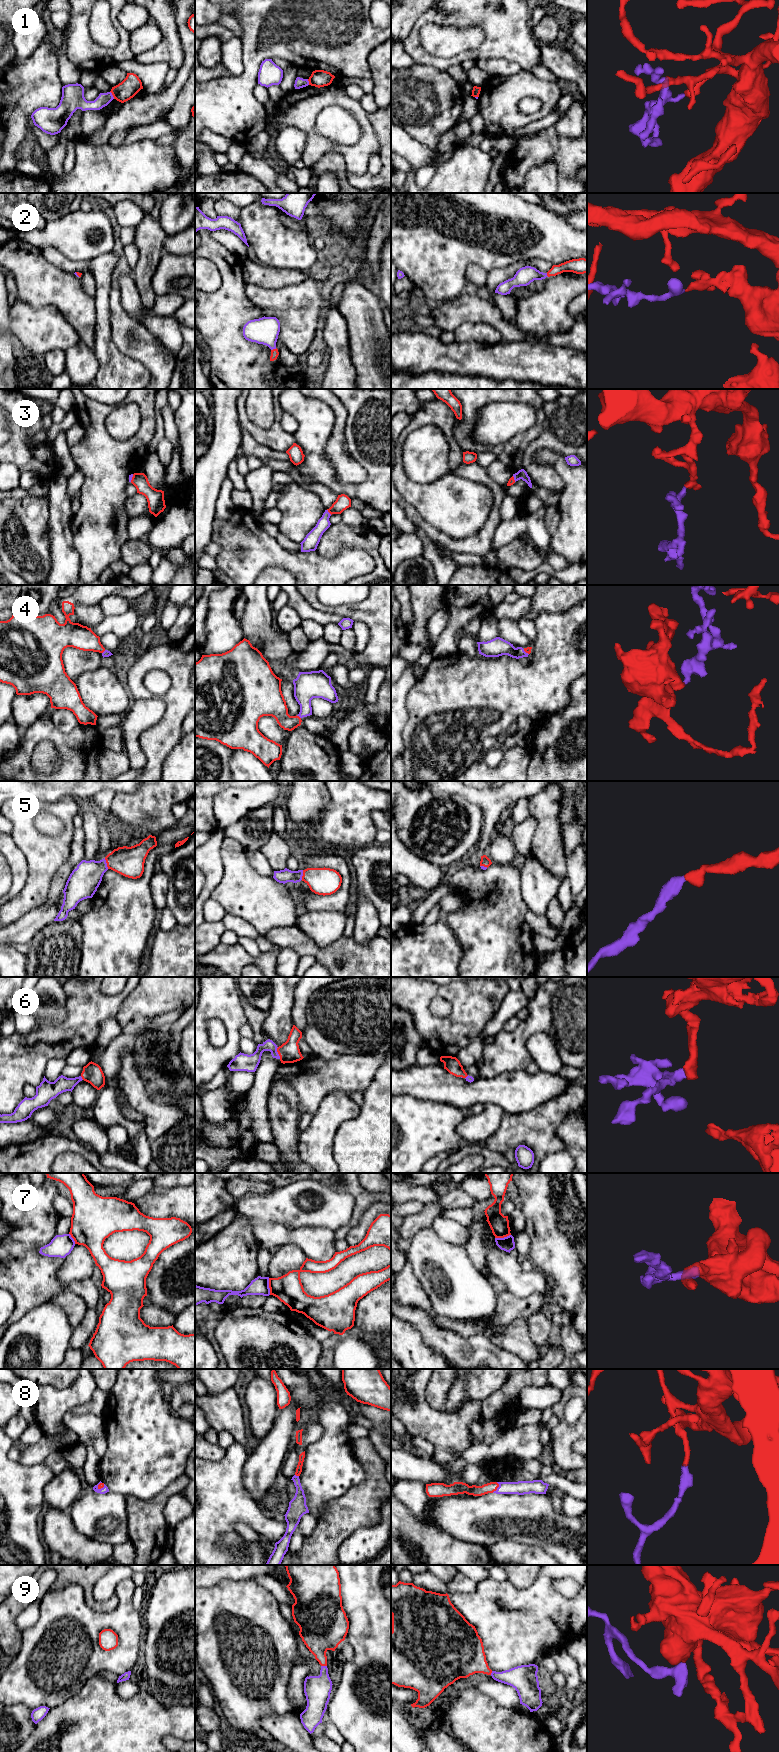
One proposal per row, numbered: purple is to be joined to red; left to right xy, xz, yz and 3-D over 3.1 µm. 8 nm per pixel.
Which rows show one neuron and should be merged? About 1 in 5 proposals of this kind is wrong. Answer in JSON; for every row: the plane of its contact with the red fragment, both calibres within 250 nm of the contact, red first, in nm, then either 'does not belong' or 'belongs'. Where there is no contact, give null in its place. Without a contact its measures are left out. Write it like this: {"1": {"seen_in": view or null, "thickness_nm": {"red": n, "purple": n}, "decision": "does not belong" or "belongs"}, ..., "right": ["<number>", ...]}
{"1": {"seen_in": "xy", "thickness_nm": {"red": 160, "purple": 100}, "decision": "does not belong"}, "2": {"seen_in": "xz", "thickness_nm": {"red": 60, "purple": 220}, "decision": "belongs"}, "3": {"seen_in": "xz", "thickness_nm": {"red": 120, "purple": 110}, "decision": "belongs"}, "4": {"seen_in": "xz", "thickness_nm": {"red": 220, "purple": 200}, "decision": "belongs"}, "5": {"seen_in": "xy", "thickness_nm": {"red": 240, "purple": 240}, "decision": "belongs"}, "6": {"seen_in": "xz", "thickness_nm": {"red": 170, "purple": 140}, "decision": "belongs"}, "7": {"seen_in": "xz", "thickness_nm": {"red": 220, "purple": 140}, "decision": "does not belong"}, "8": {"seen_in": "yz", "thickness_nm": {"red": 90, "purple": 110}, "decision": "belongs"}, "9": {"seen_in": "xz", "thickness_nm": {"red": 280, "purple": 220}, "decision": "belongs"}, "right": ["2", "3", "4", "5", "6", "8", "9"]}

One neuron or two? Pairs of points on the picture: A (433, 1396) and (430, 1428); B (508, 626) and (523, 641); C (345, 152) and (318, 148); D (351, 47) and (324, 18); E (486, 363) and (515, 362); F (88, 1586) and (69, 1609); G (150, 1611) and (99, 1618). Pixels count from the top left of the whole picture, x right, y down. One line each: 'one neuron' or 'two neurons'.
A: two neurons
B: one neuron
C: one neuron
D: one neuron
E: one neuron
F: two neurons
G: two neurons

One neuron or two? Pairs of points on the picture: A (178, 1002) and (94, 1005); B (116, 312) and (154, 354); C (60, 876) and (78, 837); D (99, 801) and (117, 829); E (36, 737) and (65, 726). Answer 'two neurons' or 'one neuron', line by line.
A: two neurons
B: one neuron
C: one neuron
D: two neurons
E: two neurons

